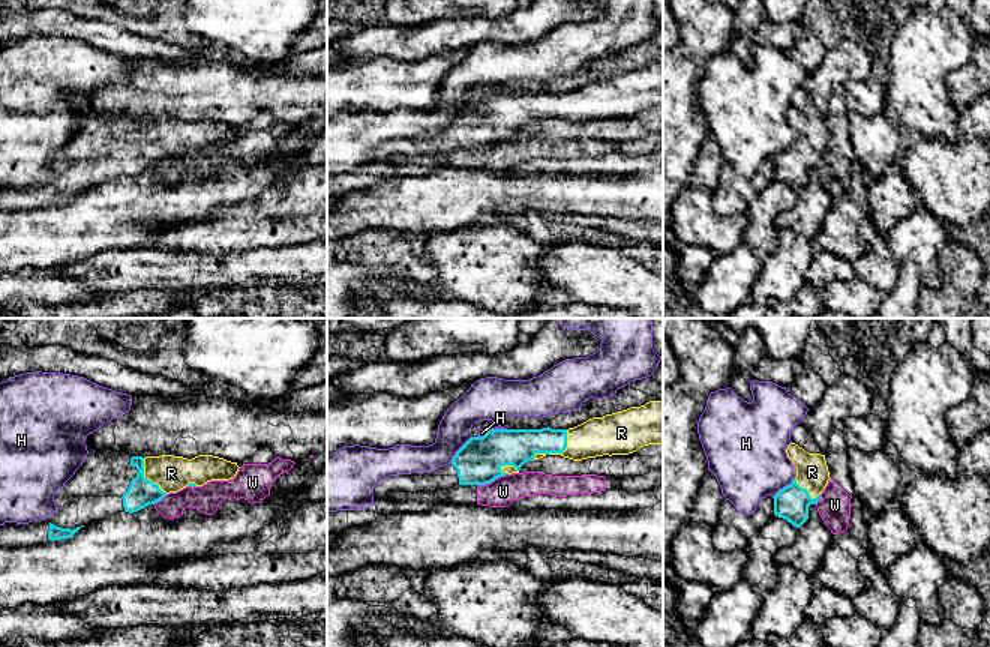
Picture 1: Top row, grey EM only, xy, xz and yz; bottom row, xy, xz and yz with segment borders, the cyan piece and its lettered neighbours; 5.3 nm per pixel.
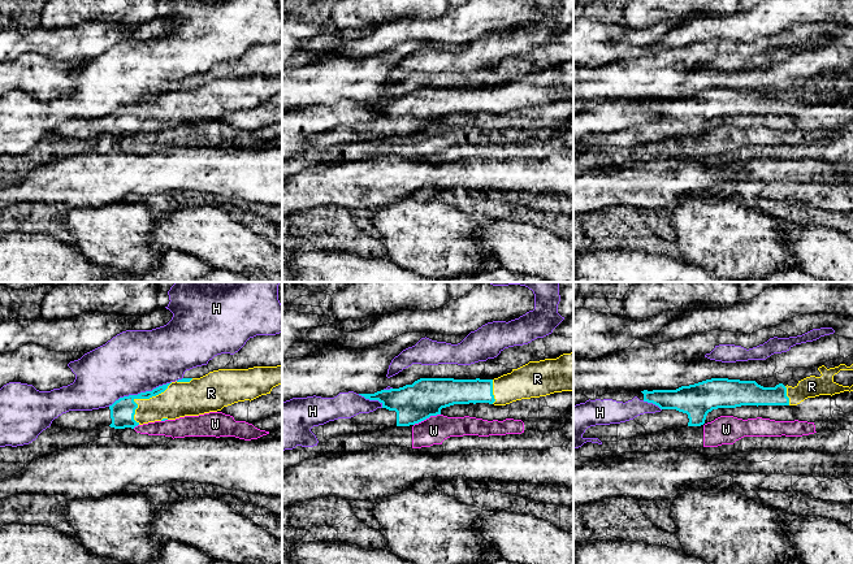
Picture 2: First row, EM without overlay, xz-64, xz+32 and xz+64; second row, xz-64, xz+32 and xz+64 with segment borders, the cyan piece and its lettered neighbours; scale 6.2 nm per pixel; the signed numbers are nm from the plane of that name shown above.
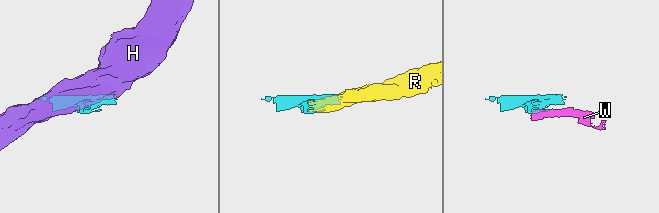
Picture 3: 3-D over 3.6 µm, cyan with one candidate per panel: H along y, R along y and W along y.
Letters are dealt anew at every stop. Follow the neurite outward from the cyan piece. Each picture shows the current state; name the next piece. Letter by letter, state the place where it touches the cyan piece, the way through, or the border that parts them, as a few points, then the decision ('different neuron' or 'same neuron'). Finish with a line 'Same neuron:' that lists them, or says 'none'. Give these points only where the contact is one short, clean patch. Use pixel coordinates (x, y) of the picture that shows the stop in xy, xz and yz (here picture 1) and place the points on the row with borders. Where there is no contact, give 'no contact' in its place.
H: contact xz (458, 451); different neuron
R: contact xz (558, 452); same neuron
W: contact xz (492, 481); border xz (507, 473), (477, 485); different neuron
Same neuron: R

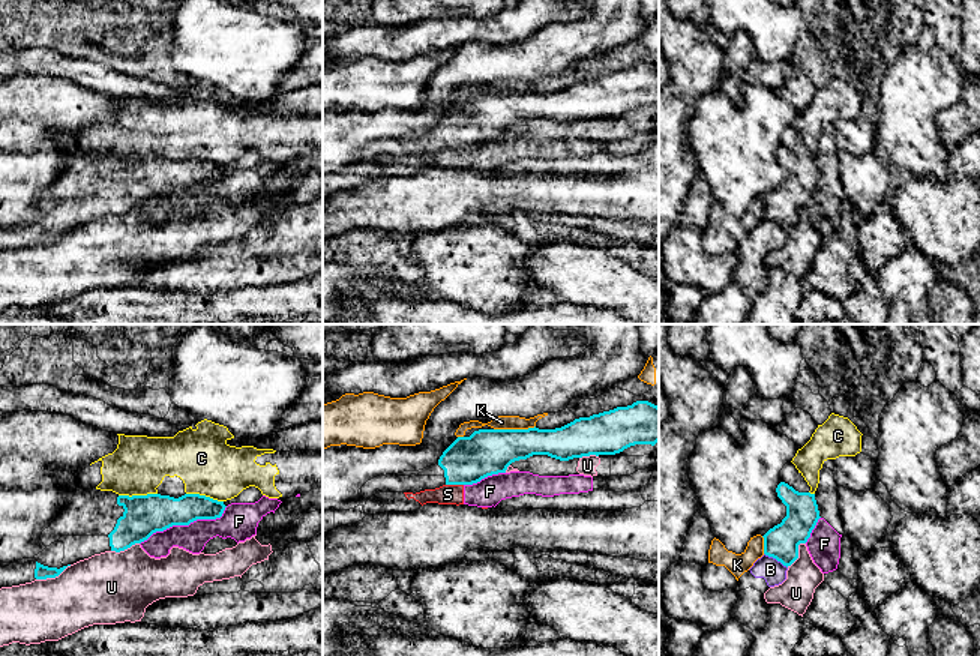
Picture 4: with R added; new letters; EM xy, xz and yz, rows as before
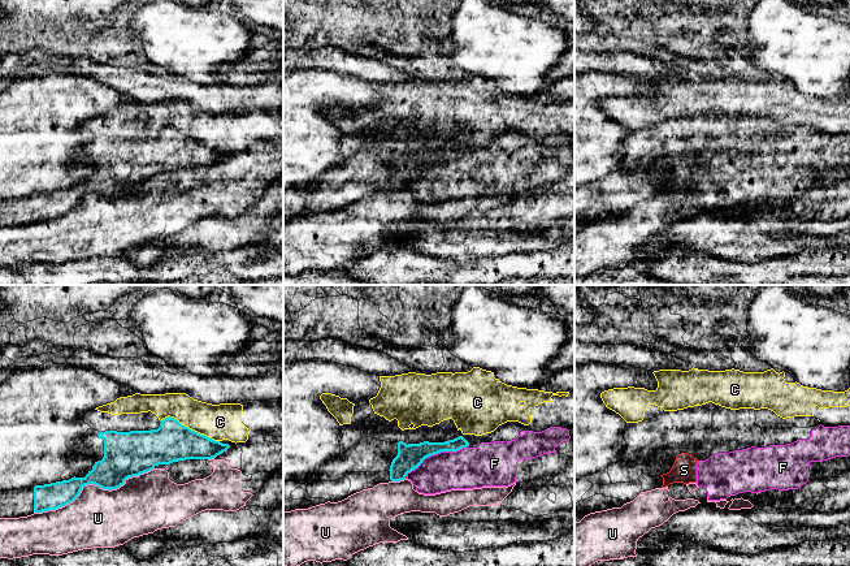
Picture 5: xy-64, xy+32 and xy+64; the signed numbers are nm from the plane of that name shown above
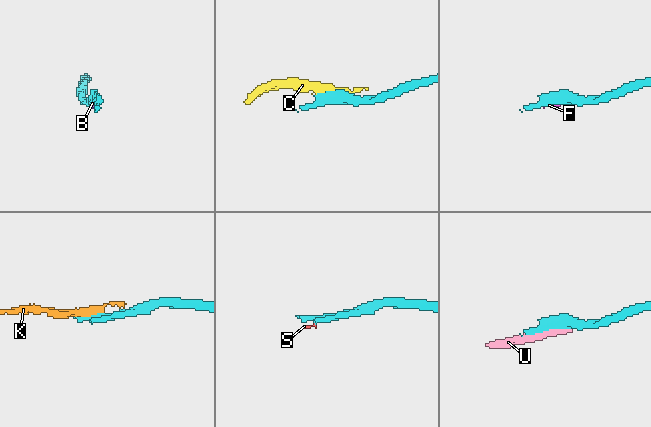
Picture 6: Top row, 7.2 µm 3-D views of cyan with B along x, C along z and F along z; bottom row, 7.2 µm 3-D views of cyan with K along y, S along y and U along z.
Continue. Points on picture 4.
B: contact yz (776, 559); border yz (764, 553), (787, 568); different neuron
C: contact xy (137, 496); different neuron
F: contact xy (185, 524); different neuron
K: contact xz (514, 430); different neuron
S: contact xz (455, 484); border xz (446, 484), (462, 485); different neuron
U: contact xy (53, 577); different neuron
Same neuron: none

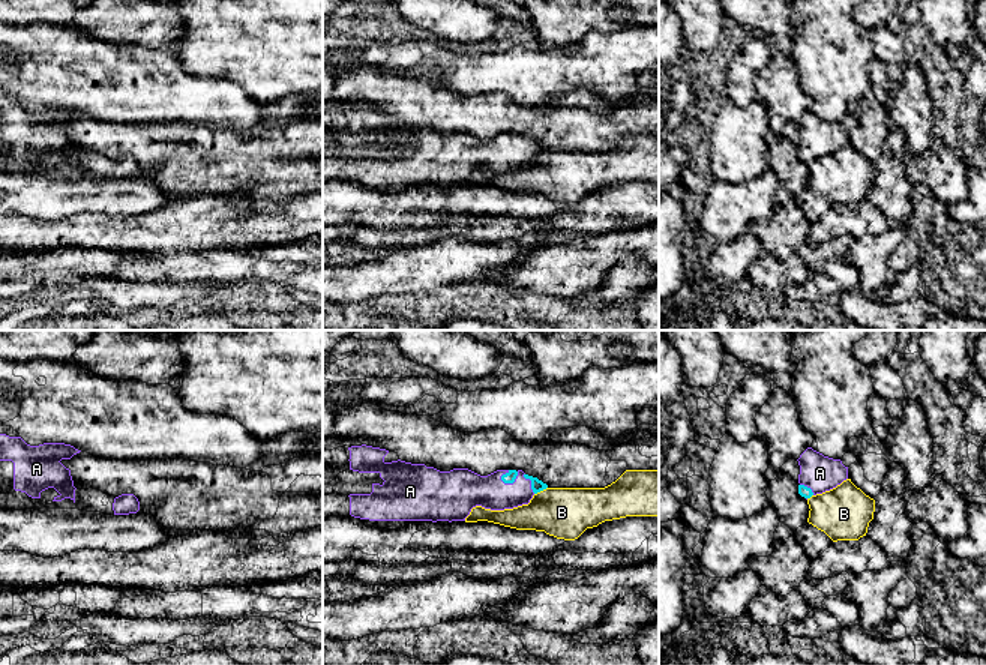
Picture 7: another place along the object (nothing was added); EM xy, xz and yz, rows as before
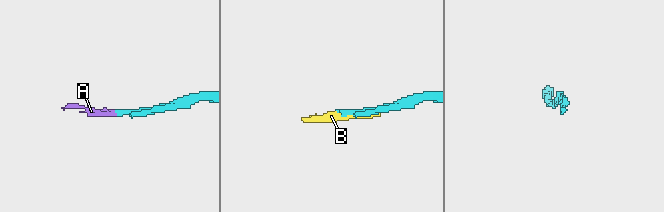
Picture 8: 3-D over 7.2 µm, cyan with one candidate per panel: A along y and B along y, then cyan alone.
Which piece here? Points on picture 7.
A: contact xz (511, 482); way xz (509, 478), (511, 482), (502, 490), (465, 490); same neuron
B: contact xz (541, 490); different neuron
Same neuron: A

